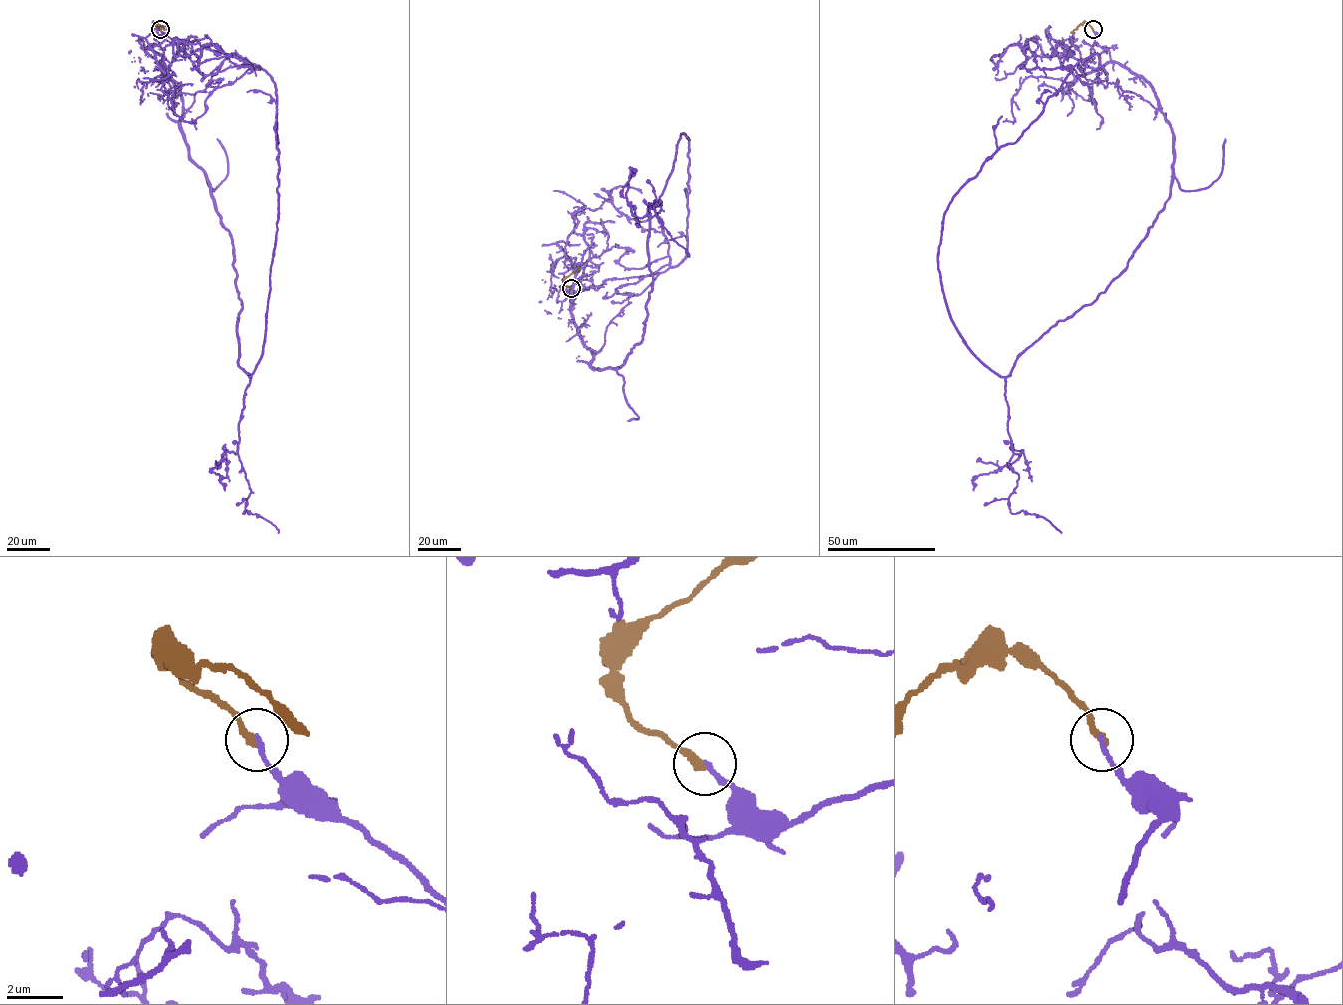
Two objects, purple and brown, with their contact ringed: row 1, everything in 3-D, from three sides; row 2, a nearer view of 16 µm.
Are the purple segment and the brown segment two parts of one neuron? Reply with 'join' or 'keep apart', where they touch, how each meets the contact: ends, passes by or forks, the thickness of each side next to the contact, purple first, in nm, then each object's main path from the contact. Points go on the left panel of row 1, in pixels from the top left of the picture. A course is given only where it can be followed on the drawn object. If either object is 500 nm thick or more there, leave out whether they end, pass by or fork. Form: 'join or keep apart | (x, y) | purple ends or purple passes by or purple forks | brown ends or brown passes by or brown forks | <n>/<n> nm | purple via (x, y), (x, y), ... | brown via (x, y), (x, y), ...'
keep apart | (160, 29) | purple ends | brown ends | 170/280 nm | purple via (160, 30), (276, 89), (249, 377), (171, 44), (174, 73), (143, 78) | brown via (160, 30), (153, 23), (168, 33)

